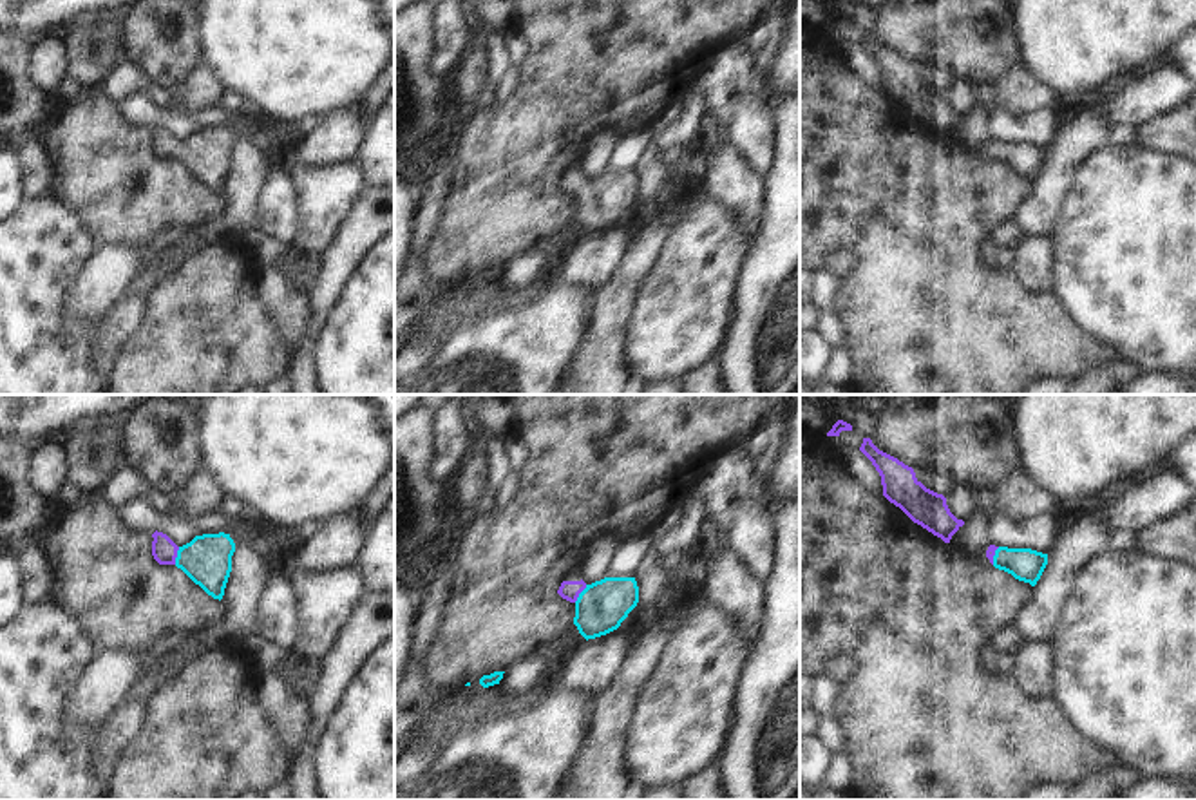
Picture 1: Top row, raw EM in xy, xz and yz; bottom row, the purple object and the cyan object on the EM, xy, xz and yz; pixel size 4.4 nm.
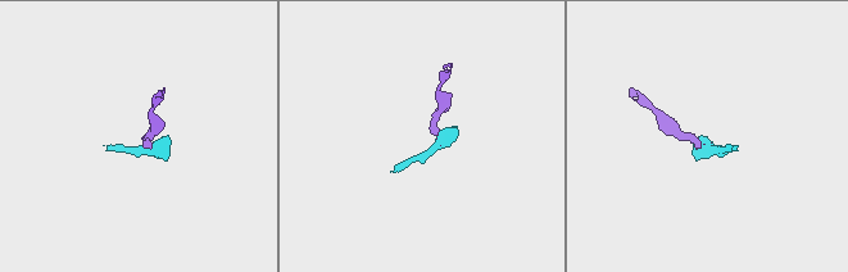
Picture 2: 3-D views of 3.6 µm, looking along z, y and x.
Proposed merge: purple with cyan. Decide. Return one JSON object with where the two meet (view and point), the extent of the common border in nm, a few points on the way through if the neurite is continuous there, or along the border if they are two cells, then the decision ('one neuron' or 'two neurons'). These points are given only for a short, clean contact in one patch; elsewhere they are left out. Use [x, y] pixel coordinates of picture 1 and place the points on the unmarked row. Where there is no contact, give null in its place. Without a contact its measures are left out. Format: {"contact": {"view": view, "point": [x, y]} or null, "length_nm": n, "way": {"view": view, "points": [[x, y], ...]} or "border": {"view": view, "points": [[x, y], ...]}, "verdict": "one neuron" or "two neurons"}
{"contact": {"view": "xy", "point": [176, 151]}, "length_nm": 80, "way": {"view": "xy", "points": [[163, 143], [176, 151], [207, 154]]}, "verdict": "one neuron"}

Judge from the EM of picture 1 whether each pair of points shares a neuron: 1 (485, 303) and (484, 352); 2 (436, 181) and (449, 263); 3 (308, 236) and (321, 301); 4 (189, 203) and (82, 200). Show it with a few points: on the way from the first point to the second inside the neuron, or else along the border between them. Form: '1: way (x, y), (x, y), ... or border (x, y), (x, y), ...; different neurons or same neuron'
1: border (527, 306), (484, 315), (467, 328), (455, 332); different neurons
2: border (451, 167), (442, 212), (424, 248); different neurons
3: border (344, 223), (337, 238), (317, 256); different neurons
4: way (154, 174), (114, 149), (98, 149), (82, 165); same neuron

